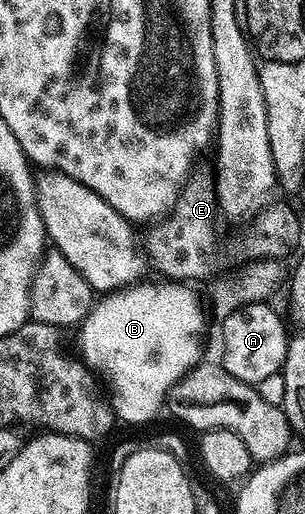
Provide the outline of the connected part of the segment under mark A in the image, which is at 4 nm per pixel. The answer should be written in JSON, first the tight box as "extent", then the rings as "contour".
{"extent":[221,302,289,384],"contour":[[[267,302],[249,304],[237,308],[231,316],[221,322],[221,328],[223,328],[223,360],[221,359],[221,366],[239,381],[258,384],[261,380],[265,380],[265,376],[273,376],[283,369],[289,333],[287,334],[283,328],[283,322],[279,319],[278,312],[271,306],[273,305]]]}

